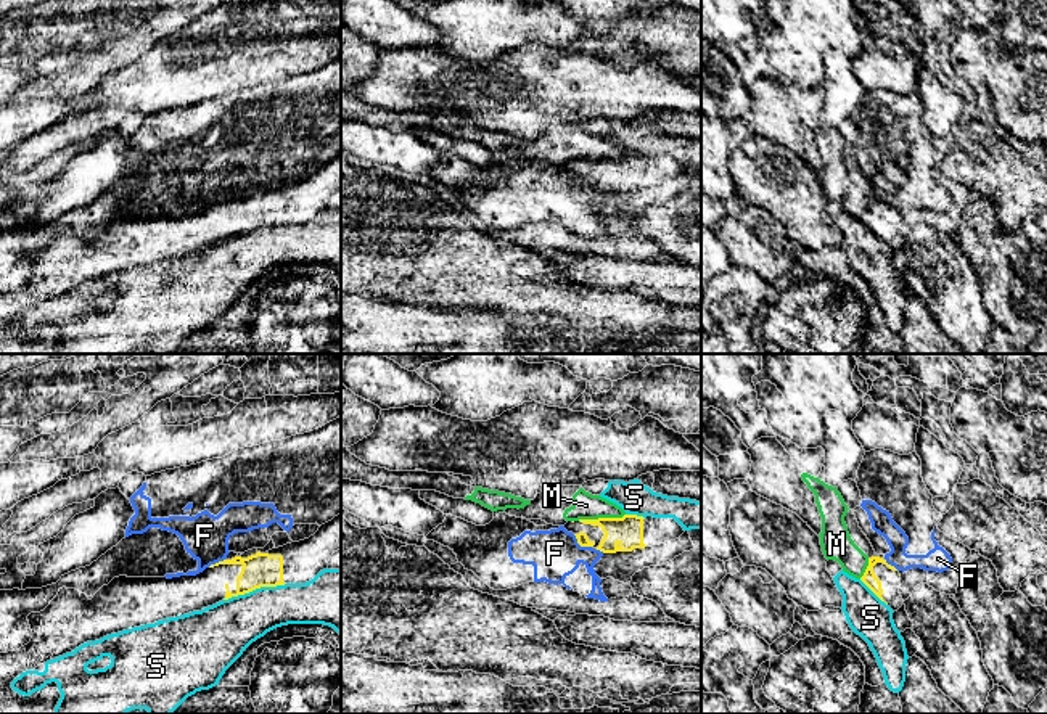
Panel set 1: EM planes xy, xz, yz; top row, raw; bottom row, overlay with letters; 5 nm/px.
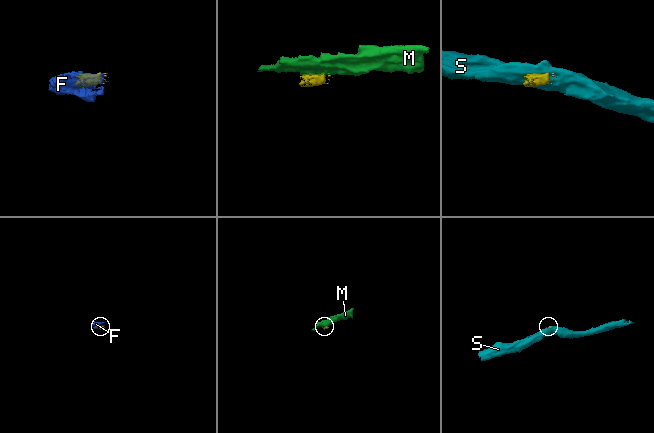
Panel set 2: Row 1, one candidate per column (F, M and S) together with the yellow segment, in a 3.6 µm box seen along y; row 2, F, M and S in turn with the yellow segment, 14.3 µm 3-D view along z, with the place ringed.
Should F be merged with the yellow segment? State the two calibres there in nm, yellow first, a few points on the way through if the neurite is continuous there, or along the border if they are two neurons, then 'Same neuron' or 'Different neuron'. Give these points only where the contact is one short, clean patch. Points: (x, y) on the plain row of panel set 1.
Thickness 60 nm (yellow) against 240 nm. Boundary: xz (573, 174), (581, 185), (591, 187). Different neuron

